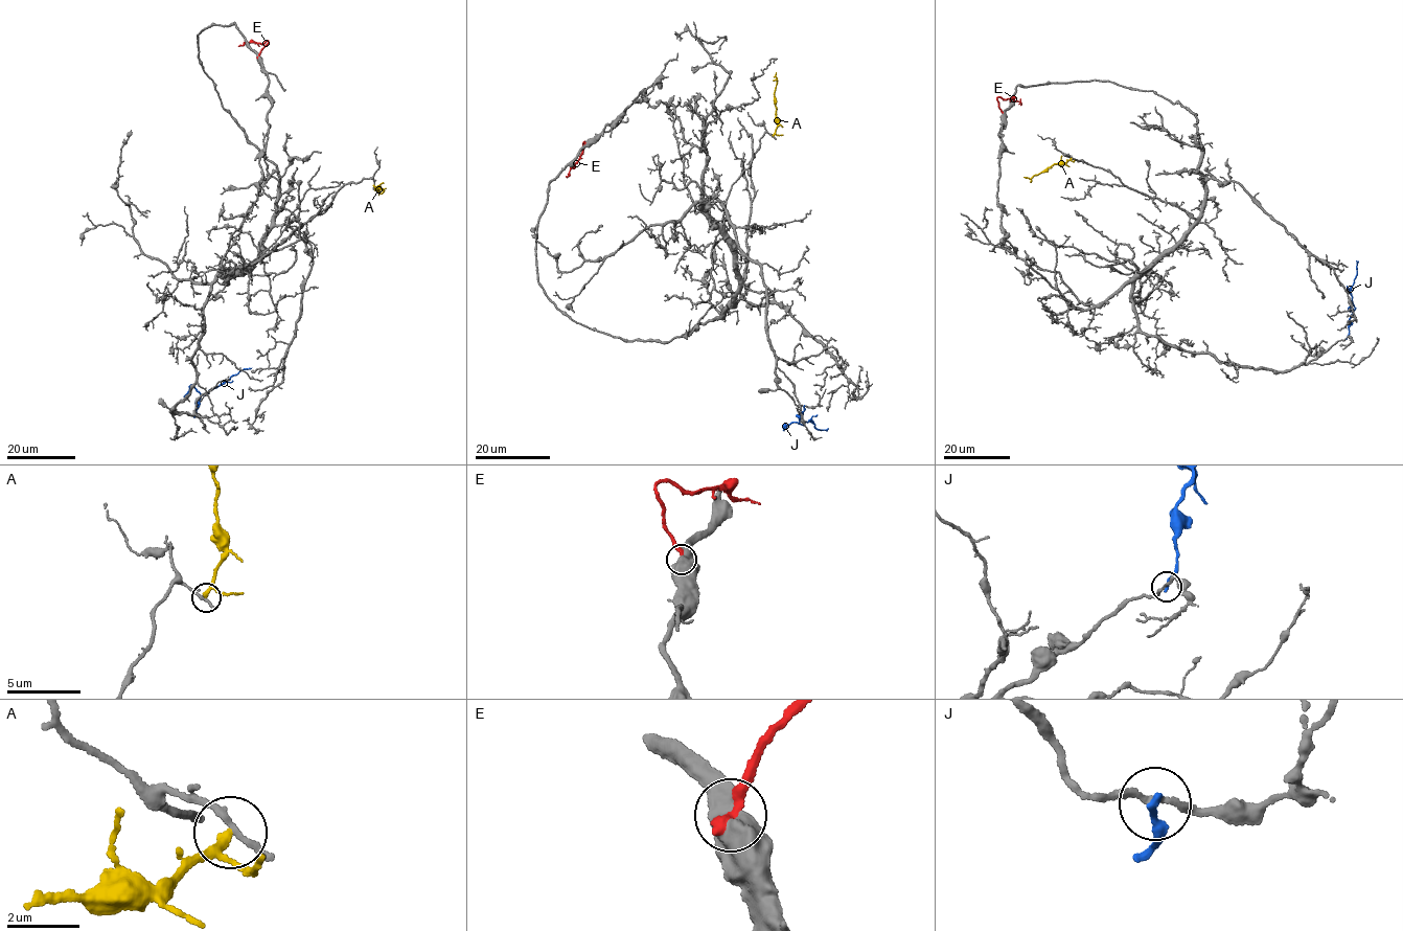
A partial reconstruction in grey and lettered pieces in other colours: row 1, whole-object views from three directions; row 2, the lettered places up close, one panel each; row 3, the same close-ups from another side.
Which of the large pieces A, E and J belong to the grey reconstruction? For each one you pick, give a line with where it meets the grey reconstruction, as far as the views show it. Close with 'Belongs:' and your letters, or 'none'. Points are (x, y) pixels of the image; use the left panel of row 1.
Belongs: none

